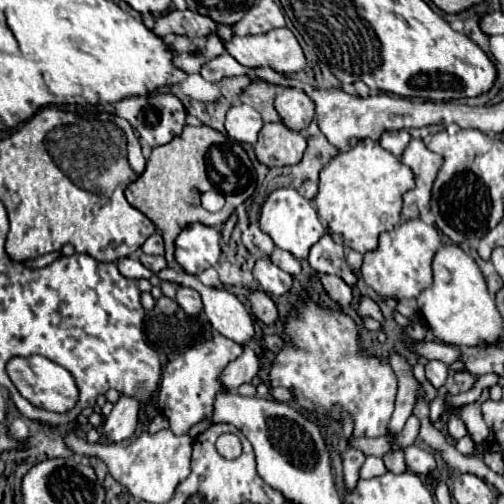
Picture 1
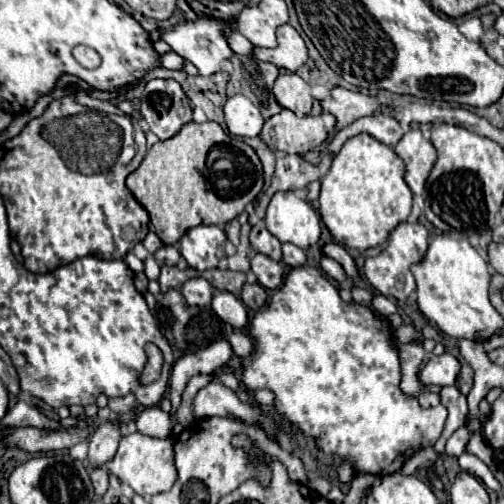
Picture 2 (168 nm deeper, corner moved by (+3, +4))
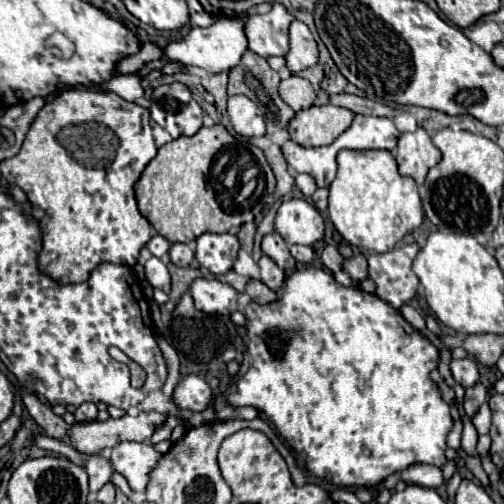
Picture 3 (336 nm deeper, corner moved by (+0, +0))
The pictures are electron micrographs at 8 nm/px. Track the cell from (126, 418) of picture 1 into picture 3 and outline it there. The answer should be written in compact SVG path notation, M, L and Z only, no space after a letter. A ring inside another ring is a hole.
M91 456L87 466L85 466L87 474L89 474L89 492L91 494L97 494L111 478L111 462L105 460L105 458L95 458Z

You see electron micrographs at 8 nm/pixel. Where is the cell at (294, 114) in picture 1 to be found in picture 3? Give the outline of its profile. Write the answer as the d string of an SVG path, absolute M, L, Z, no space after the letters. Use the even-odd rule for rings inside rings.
M301 76L283 78L279 84L279 96L297 112L311 108L315 102L315 90L311 82Z

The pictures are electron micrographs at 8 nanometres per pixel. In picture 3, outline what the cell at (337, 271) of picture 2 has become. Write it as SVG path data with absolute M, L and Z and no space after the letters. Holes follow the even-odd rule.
M327 244L327 246L325 246L325 250L323 250L323 254L321 254L321 260L323 260L323 264L325 264L331 272L341 270L343 256L337 252L337 248L335 248L333 244Z

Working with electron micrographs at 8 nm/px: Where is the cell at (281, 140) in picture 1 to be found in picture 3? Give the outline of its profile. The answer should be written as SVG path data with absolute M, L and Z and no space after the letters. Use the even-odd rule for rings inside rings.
M333 104L311 106L309 110L297 112L297 116L289 124L289 134L301 146L327 146L327 144L331 144L339 134L343 134L351 126L353 118L355 118L355 112L351 112L347 108L337 108Z

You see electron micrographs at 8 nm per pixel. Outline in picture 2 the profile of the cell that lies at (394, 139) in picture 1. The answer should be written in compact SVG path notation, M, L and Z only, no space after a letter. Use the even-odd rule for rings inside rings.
M374 114L374 116L358 118L356 122L352 122L350 126L346 126L344 130L340 130L340 132L334 136L332 144L328 146L328 150L330 150L332 154L336 154L336 152L342 148L342 144L344 144L348 138L356 136L358 132L368 132L368 134L374 136L378 142L382 142L382 144L386 144L386 146L390 146L390 148L394 148L396 142L400 142L400 138L404 136L404 128L400 126L400 122L398 122L394 116L390 116L390 114Z

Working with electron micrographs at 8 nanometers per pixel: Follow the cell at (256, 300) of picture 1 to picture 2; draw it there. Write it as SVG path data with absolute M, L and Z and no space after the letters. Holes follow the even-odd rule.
M244 284L242 290L242 302L250 308L250 310L260 310L266 304L266 290L260 284Z

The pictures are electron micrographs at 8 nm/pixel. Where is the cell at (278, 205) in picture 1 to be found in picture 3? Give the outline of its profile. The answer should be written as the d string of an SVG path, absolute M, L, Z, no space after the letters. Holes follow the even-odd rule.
M303 198L285 200L277 210L275 230L289 244L313 246L323 238L323 226L321 214Z

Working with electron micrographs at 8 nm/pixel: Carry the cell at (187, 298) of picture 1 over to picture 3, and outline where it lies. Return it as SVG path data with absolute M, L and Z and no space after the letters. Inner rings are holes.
M197 278L191 284L191 296L195 300L197 310L201 310L201 312L221 314L221 316L229 316L229 314L237 312L239 292L225 282Z

